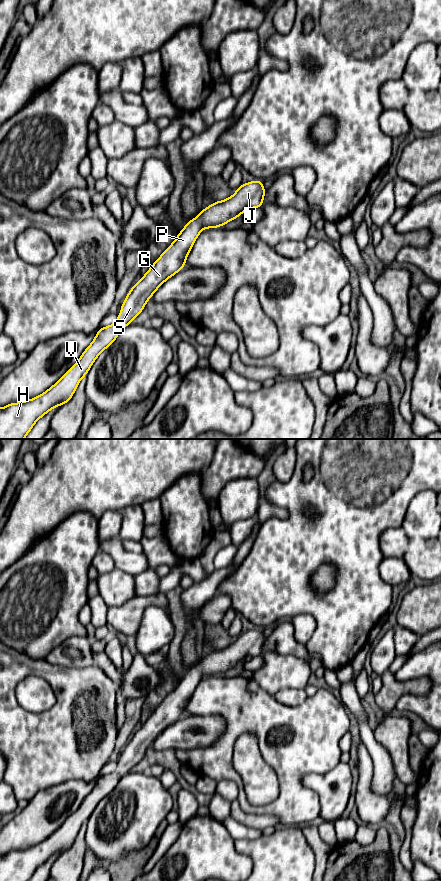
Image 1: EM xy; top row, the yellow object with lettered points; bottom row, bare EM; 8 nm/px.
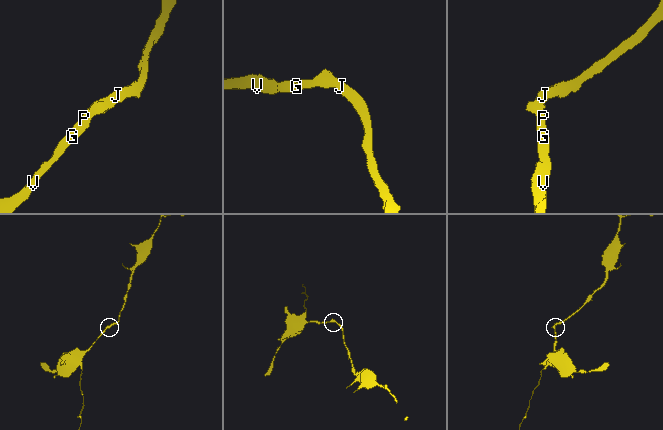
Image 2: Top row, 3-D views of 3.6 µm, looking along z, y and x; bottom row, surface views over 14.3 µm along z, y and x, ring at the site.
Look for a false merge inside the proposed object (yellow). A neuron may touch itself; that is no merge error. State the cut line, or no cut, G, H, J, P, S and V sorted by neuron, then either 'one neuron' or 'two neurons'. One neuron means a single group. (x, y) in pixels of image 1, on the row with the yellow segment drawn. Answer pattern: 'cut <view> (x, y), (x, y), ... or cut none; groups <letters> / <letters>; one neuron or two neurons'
cut none; groups G H J P S V; one neuron

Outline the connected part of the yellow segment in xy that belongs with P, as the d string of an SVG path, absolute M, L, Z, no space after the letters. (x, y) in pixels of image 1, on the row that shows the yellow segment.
M262 181L242 184L234 195L213 203L190 220L142 279L131 288L115 323L97 332L77 363L57 383L33 399L10 403L0 408L0 439L24 439L38 419L54 407L71 400L79 382L87 375L98 355L142 312L155 291L184 268L186 258L201 231L205 228L224 226L243 214L246 209L261 207L264 196Z

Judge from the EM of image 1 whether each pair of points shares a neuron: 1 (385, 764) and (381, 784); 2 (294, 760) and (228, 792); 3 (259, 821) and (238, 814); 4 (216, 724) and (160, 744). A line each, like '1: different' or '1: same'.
1: same
2: different
3: same
4: same

